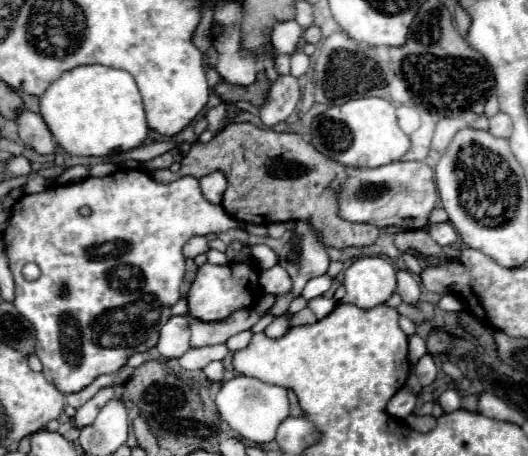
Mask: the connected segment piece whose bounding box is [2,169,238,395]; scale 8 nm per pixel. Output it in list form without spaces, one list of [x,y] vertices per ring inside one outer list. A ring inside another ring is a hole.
[[[118,169],[112,175],[106,177],[86,177],[84,181],[72,183],[72,185],[54,185],[48,187],[46,191],[38,193],[38,195],[24,195],[20,197],[12,209],[10,209],[10,219],[8,219],[8,227],[4,229],[4,243],[6,243],[6,253],[12,265],[12,273],[16,279],[16,299],[14,299],[14,307],[20,311],[20,315],[24,315],[24,319],[28,319],[34,329],[36,329],[36,355],[42,363],[42,373],[44,377],[56,385],[56,389],[64,395],[68,393],[76,393],[84,387],[88,387],[96,377],[104,375],[104,373],[114,373],[118,369],[122,369],[126,365],[126,359],[134,353],[144,353],[148,349],[152,349],[158,343],[158,333],[162,329],[162,325],[172,317],[170,307],[180,299],[180,283],[184,277],[184,255],[182,255],[182,247],[186,245],[186,241],[194,235],[210,235],[210,233],[220,233],[220,231],[228,231],[232,227],[238,227],[238,221],[232,219],[230,215],[226,215],[226,211],[220,205],[212,205],[208,203],[202,195],[200,195],[200,187],[198,181],[194,177],[180,177],[172,183],[156,183],[148,173],[140,171],[140,169]],[[82,207],[90,207],[90,217],[82,217],[80,209]],[[28,261],[34,261],[42,275],[36,281],[26,281],[22,277],[22,265],[26,265]]]

